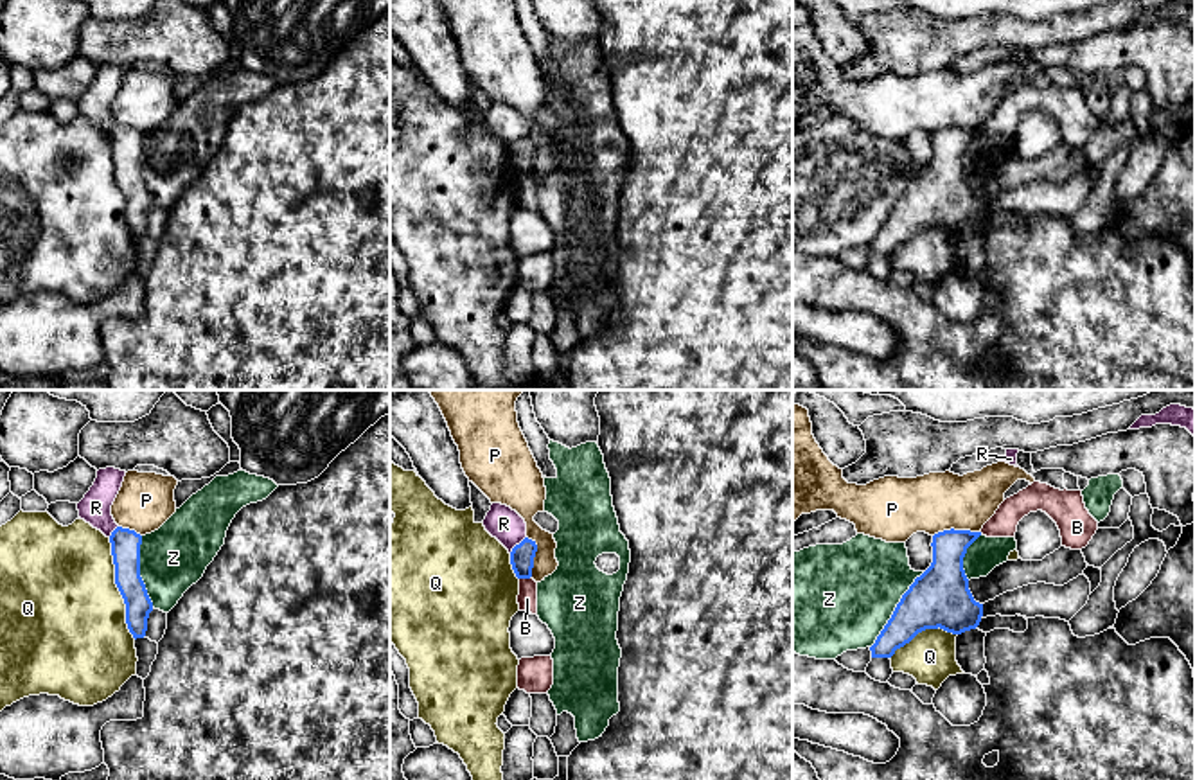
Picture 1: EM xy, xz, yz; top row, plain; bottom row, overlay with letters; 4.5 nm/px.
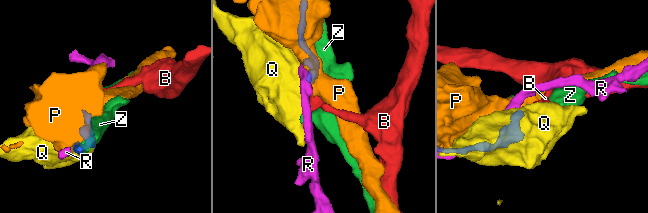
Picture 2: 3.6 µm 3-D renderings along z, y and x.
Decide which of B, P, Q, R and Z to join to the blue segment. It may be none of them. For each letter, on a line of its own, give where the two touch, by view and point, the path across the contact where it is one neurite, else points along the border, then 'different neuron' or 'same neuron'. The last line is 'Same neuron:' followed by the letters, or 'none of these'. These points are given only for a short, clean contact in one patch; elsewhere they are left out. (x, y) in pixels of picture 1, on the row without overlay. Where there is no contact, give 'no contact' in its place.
B: xz (525, 175) | along xz (531, 173), (520, 177) | different neuron
P: yz (956, 128) | along yz (980, 128), (944, 126), (933, 133) | different neuron
Q: xy (117, 184) | different neuron
R: xz (516, 142) | along xz (525, 133), (509, 150) | different neuron
Z: yz (895, 207) | different neuron
Same neuron: none of these

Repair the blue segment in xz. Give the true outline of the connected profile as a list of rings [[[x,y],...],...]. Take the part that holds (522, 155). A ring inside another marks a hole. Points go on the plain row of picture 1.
[[[525,135],[510,149],[510,162],[518,176],[530,176],[534,165],[534,155],[537,149],[536,138]]]

